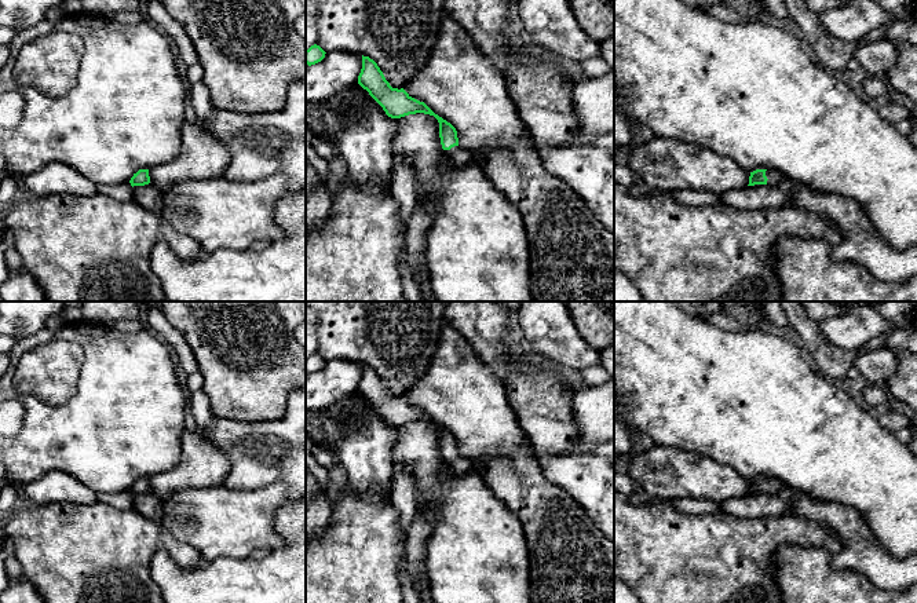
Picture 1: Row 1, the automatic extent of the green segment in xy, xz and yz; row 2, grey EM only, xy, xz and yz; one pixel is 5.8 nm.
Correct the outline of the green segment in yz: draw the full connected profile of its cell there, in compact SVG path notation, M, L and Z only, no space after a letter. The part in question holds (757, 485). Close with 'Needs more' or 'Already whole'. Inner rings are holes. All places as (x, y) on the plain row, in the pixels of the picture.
M756 478L756 479L750 480L748 494L755 494L755 493L777 494L781 490L783 490L785 487L786 487L786 485L783 485L777 478Z. Needs more

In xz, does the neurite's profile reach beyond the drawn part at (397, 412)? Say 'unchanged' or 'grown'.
grown

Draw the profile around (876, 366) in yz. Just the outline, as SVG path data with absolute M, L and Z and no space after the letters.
M876 348L861 352L855 358L855 366L866 384L885 387L888 379L896 373L898 361L888 348Z

